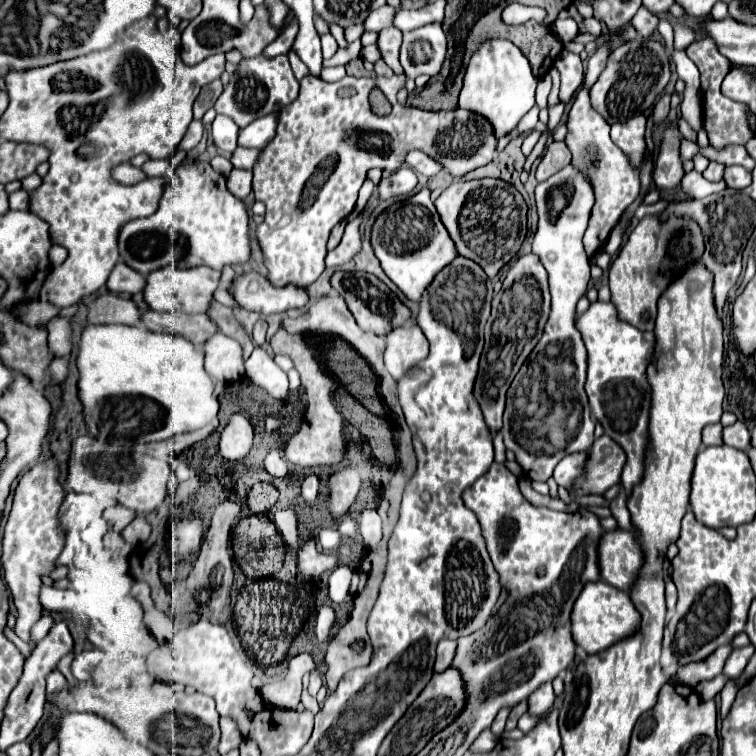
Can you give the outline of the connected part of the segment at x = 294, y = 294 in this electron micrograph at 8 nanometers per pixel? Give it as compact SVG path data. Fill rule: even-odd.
M256 272L236 276L230 286L230 294L240 304L240 308L266 316L290 308L302 308L308 302L308 294L304 288L274 288L272 284L268 284L268 278Z

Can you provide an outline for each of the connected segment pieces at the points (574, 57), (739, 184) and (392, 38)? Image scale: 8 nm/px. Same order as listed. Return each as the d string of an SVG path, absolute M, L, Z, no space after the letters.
M562 50L554 62L554 68L560 72L560 100L568 102L584 80L584 66L578 54Z
M726 166L724 168L724 182L726 188L746 188L752 182L752 176L742 166Z
M384 28L378 32L378 50L382 54L382 60L394 70L394 74L402 74L402 66L400 66L400 60L398 60L398 54L400 54L400 36L402 32L398 28Z

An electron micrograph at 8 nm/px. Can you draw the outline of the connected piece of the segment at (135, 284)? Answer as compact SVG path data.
M118 262L108 276L106 288L116 294L136 294L136 292L142 292L144 288L144 276L128 268L124 262Z

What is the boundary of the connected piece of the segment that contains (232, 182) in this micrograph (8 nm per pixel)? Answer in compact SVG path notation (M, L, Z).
M234 168L226 176L226 186L232 192L232 196L244 200L252 190L252 170L236 170Z

